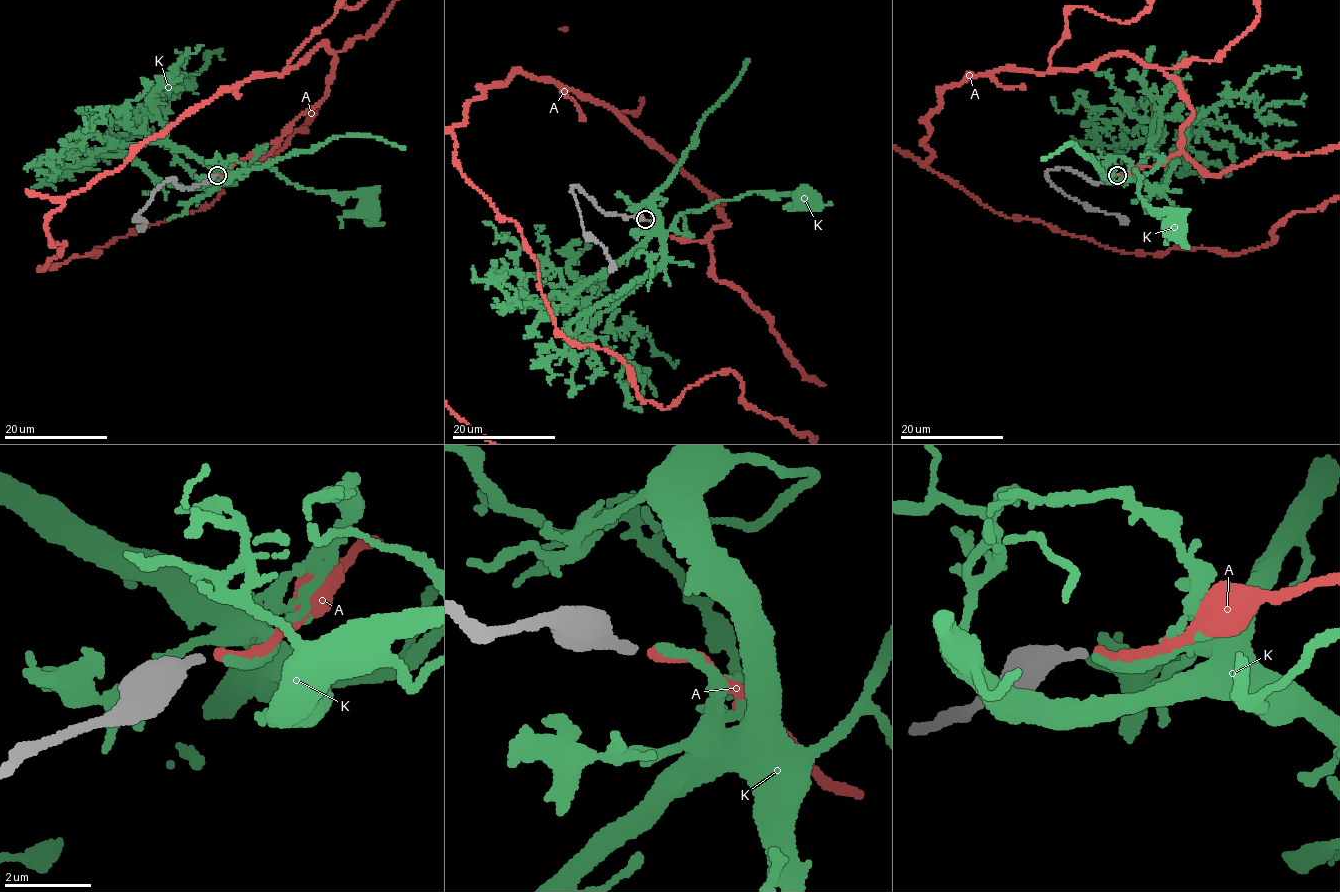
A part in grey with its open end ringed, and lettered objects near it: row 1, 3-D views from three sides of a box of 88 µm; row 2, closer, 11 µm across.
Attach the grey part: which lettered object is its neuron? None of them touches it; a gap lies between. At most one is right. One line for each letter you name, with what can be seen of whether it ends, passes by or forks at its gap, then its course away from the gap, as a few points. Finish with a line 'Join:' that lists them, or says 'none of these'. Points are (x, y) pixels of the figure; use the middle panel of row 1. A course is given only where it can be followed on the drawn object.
A: It ends there
Join: A

